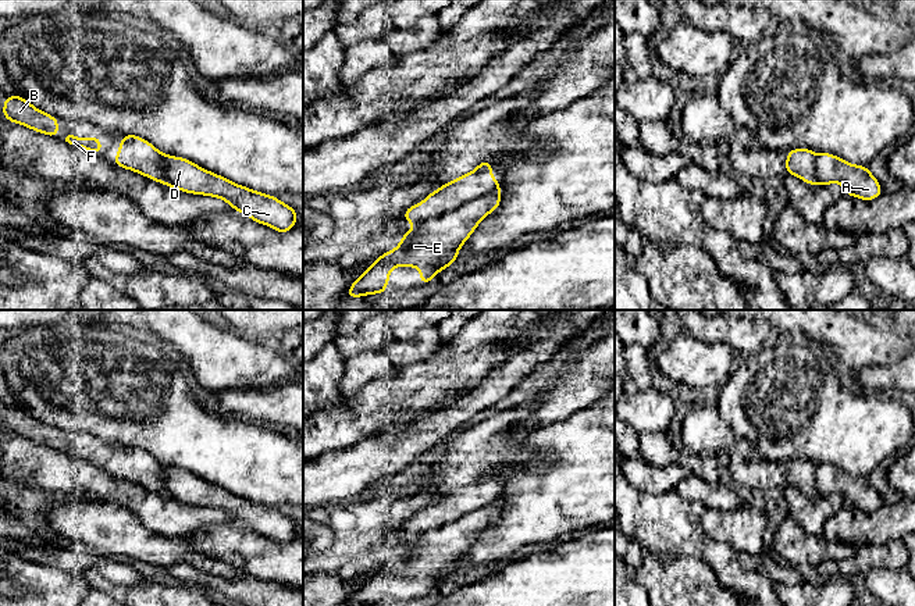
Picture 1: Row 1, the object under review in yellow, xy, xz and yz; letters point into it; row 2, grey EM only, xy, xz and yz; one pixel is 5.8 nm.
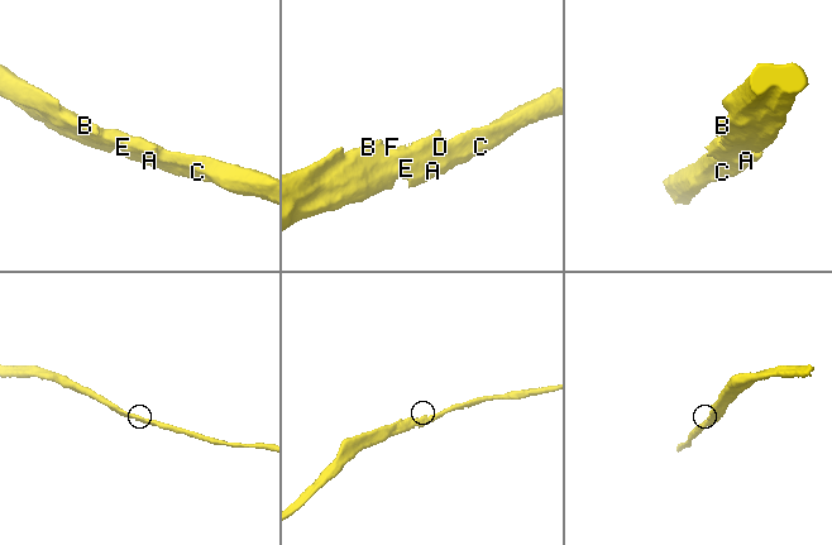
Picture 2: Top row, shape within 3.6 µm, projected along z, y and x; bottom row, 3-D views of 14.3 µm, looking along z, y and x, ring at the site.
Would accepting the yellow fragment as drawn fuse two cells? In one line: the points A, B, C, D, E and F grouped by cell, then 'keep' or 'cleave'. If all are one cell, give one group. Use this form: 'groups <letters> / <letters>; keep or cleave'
groups A C D E / B F; cleave

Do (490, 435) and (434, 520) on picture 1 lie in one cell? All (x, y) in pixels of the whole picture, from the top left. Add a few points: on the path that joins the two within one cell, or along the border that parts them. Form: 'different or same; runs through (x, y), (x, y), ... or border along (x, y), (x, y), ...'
same; runs through (472, 457), (472, 485), (456, 501)

